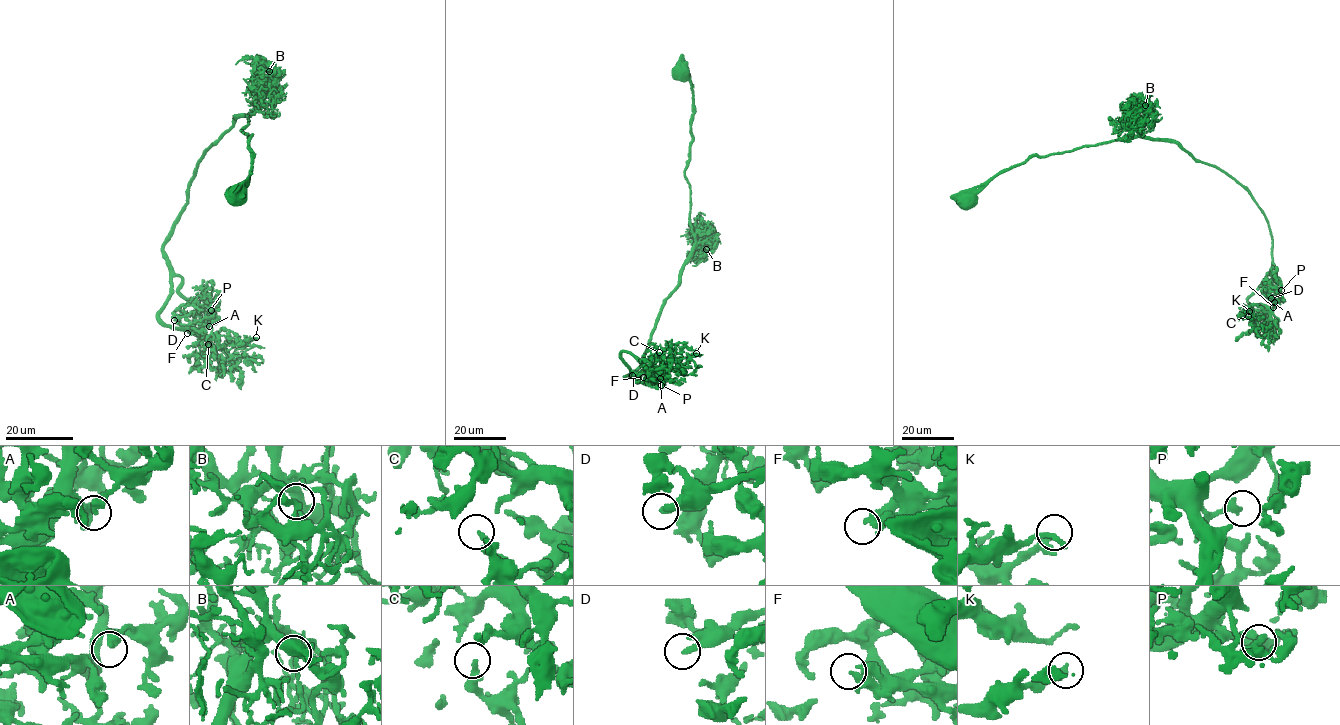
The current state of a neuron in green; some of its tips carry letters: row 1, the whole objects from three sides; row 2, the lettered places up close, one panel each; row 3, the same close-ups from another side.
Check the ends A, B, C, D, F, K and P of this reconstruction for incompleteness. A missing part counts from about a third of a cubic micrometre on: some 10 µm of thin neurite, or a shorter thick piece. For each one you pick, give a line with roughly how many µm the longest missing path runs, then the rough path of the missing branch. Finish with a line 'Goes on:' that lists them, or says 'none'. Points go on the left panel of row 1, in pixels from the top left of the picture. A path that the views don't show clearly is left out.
D: Missing length about 10 µm
Goes on: D

